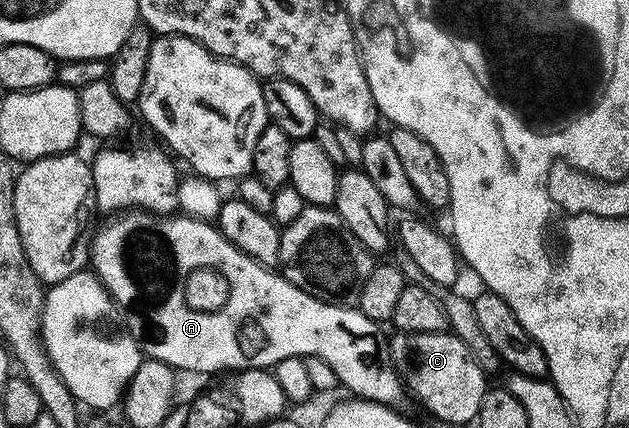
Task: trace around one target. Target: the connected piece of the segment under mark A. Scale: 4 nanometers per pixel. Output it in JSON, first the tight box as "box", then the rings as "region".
{"box":[91,211,407,408],"region":[[[126,211],[118,214],[110,221],[106,227],[96,228],[93,245],[91,248],[91,270],[100,279],[101,284],[108,289],[109,295],[118,308],[129,314],[129,319],[133,322],[132,330],[139,336],[143,344],[143,351],[148,358],[158,359],[176,369],[178,372],[198,371],[201,375],[209,375],[212,371],[241,371],[244,367],[265,367],[261,369],[272,369],[279,361],[284,359],[299,359],[306,355],[323,357],[331,369],[335,369],[335,377],[342,388],[346,387],[350,396],[358,399],[366,399],[372,403],[381,403],[384,407],[396,408],[397,403],[401,403],[407,396],[407,388],[399,378],[396,370],[392,366],[377,363],[383,355],[383,339],[381,343],[382,328],[371,317],[367,317],[353,305],[342,305],[339,303],[324,303],[315,297],[311,297],[303,289],[295,286],[291,280],[286,279],[284,274],[278,273],[274,268],[265,267],[262,263],[255,262],[251,257],[244,255],[223,233],[217,230],[212,222],[204,223],[201,219],[192,219],[189,213],[177,213],[172,215],[158,215],[152,211]]]}

